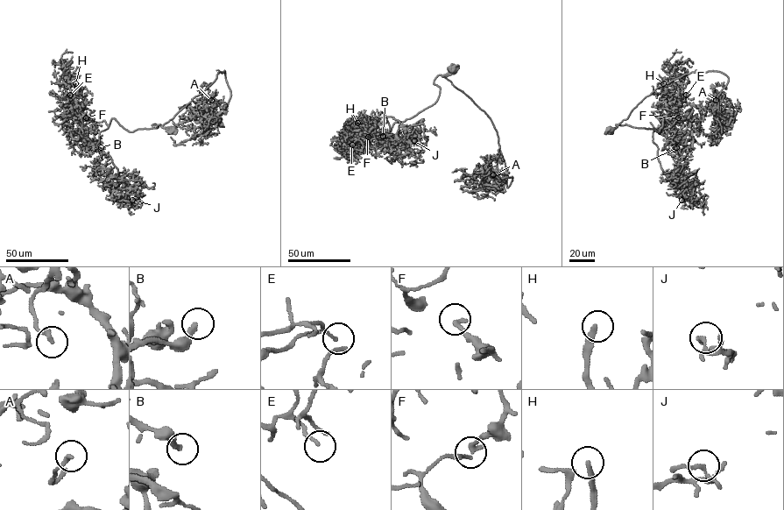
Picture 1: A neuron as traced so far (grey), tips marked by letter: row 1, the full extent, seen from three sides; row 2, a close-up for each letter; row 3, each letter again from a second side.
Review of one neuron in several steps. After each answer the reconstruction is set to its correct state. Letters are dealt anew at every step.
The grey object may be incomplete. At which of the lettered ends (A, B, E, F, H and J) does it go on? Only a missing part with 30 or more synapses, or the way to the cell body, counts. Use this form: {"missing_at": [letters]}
{"missing_at": ["H"]}

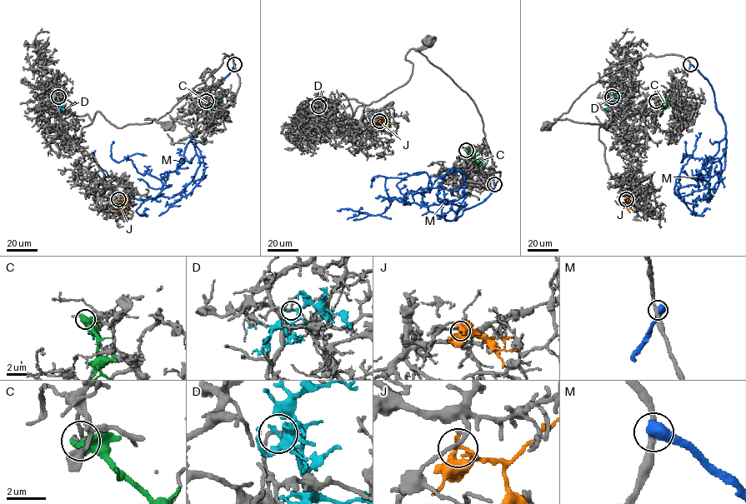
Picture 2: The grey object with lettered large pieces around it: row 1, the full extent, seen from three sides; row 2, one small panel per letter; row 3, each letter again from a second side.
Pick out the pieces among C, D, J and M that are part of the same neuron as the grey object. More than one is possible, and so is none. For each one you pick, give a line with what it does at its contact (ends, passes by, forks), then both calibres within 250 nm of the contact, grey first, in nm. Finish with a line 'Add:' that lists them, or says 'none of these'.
Add: none of these

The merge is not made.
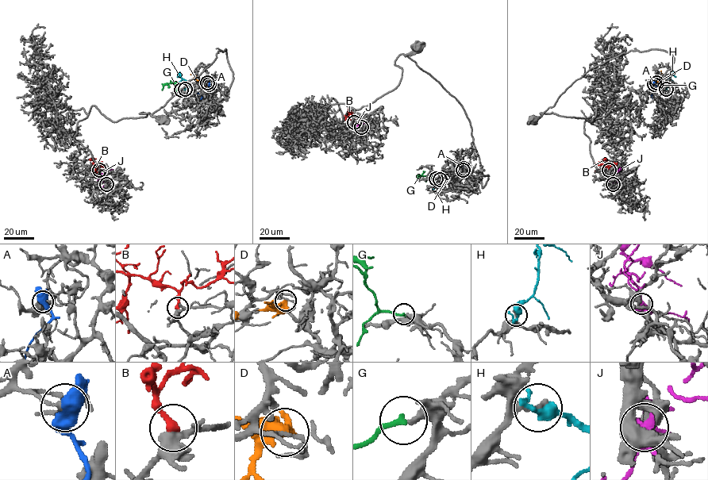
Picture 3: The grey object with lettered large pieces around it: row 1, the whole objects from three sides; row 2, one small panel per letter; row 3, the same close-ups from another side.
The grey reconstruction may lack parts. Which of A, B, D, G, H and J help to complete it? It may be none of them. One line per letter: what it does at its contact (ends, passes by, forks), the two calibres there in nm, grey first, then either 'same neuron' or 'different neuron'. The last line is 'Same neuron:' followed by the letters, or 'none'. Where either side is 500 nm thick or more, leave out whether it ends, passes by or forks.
A: 190 nm thick on the grey side, 600 nm on the other; different neuron
B: it ends there; 440 nm thick on the grey side, 320 nm on the other; same neuron
D: it passes by; 110 nm thick on the grey side, 380 nm on the other; different neuron
G: it ends there; 320 nm thick on the grey side, 240 nm on the other; same neuron
H: it passes by; 200 nm thick on the grey side, 400 nm on the other; different neuron
J: it forks there; 340 nm thick on the grey side, 400 nm on the other; different neuron
Same neuron: B, G

